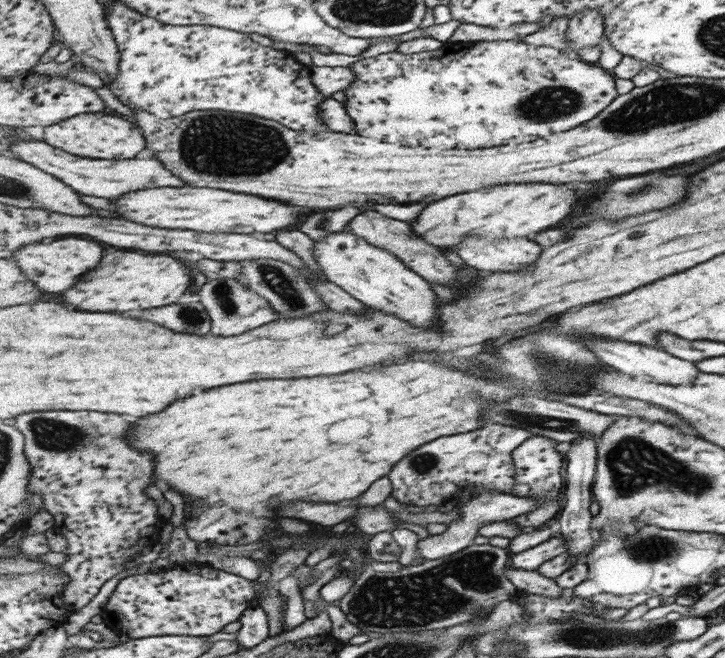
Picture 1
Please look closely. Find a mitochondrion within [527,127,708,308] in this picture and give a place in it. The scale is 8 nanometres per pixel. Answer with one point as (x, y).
(642, 191)

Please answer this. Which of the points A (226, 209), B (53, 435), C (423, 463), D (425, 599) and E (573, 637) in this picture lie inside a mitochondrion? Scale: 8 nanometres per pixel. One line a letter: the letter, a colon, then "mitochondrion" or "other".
A: other
B: mitochondrion
C: mitochondrion
D: mitochondrion
E: mitochondrion

